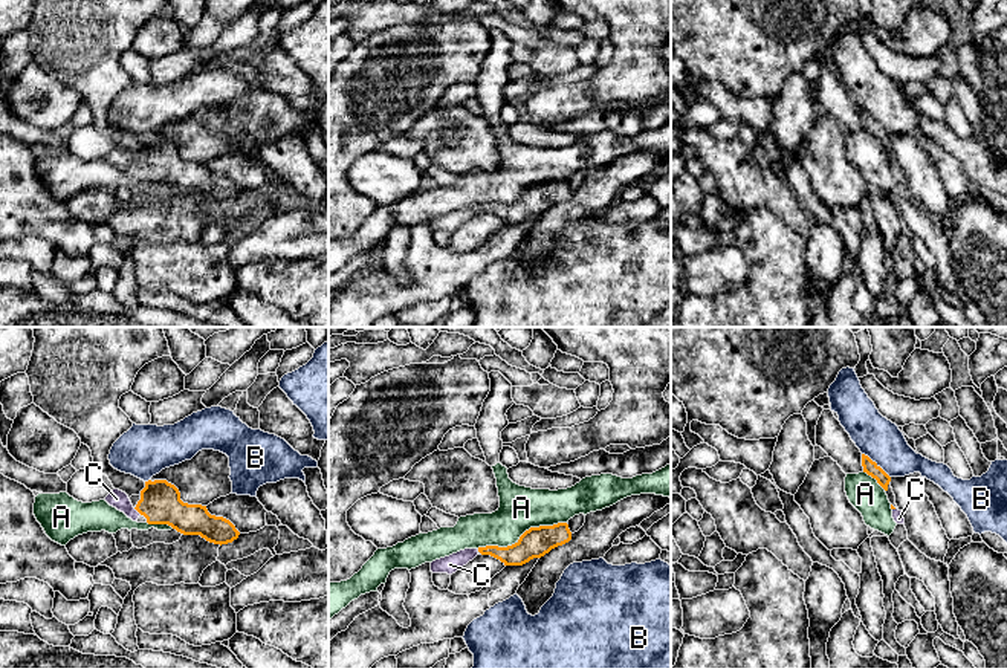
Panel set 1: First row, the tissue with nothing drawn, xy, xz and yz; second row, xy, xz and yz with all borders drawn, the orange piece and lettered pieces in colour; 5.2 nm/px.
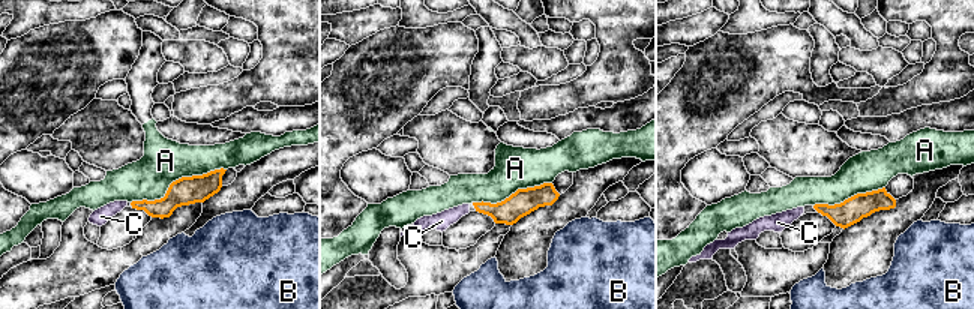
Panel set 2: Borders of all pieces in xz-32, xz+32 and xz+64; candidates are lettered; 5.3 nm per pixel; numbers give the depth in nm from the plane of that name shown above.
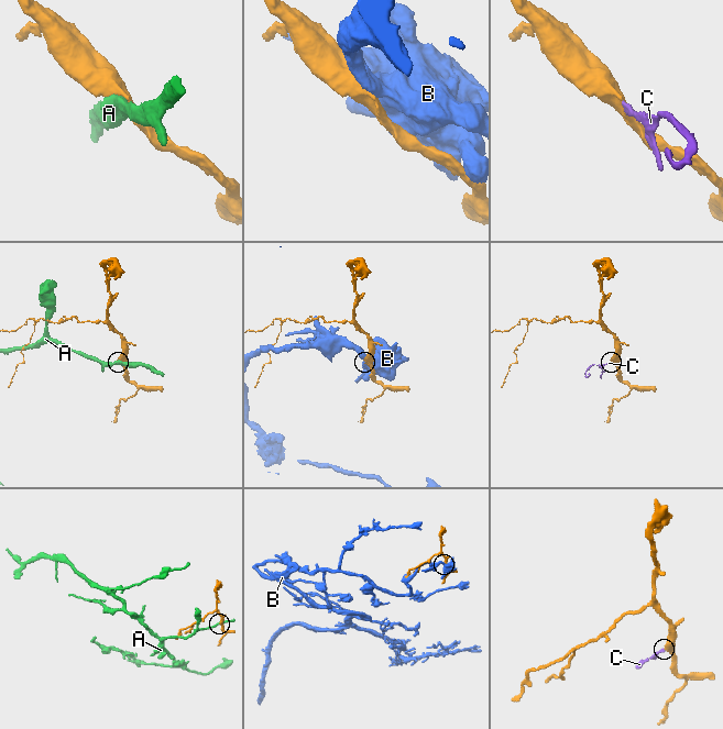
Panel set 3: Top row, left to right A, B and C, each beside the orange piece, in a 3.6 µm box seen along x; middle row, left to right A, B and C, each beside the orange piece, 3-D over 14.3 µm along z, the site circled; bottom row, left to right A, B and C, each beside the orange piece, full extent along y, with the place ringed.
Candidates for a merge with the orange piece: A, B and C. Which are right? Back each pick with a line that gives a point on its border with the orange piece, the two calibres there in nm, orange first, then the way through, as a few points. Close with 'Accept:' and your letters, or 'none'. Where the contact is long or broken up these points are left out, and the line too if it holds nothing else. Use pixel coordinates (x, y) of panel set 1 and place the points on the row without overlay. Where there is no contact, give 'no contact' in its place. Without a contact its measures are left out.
C: meets orange in xy at (138, 168); 220 nm thick on the orange side, 90 nm on the other; runs through xy (159, 161), (138, 168), (130, 168), (116, 156)
Accept: C

